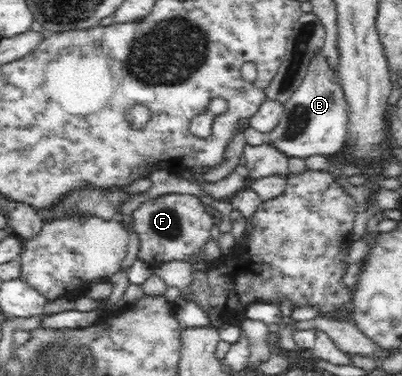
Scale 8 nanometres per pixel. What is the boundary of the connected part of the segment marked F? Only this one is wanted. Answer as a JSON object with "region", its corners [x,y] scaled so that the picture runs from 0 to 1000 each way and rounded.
{"region":[[[408,516],[358,535],[323,566],[326,588],[313,614],[338,617],[348,657],[338,689],[363,699],[413,699],[433,691],[507,689],[507,654],[522,638],[532,598],[530,569],[483,519]]]}

